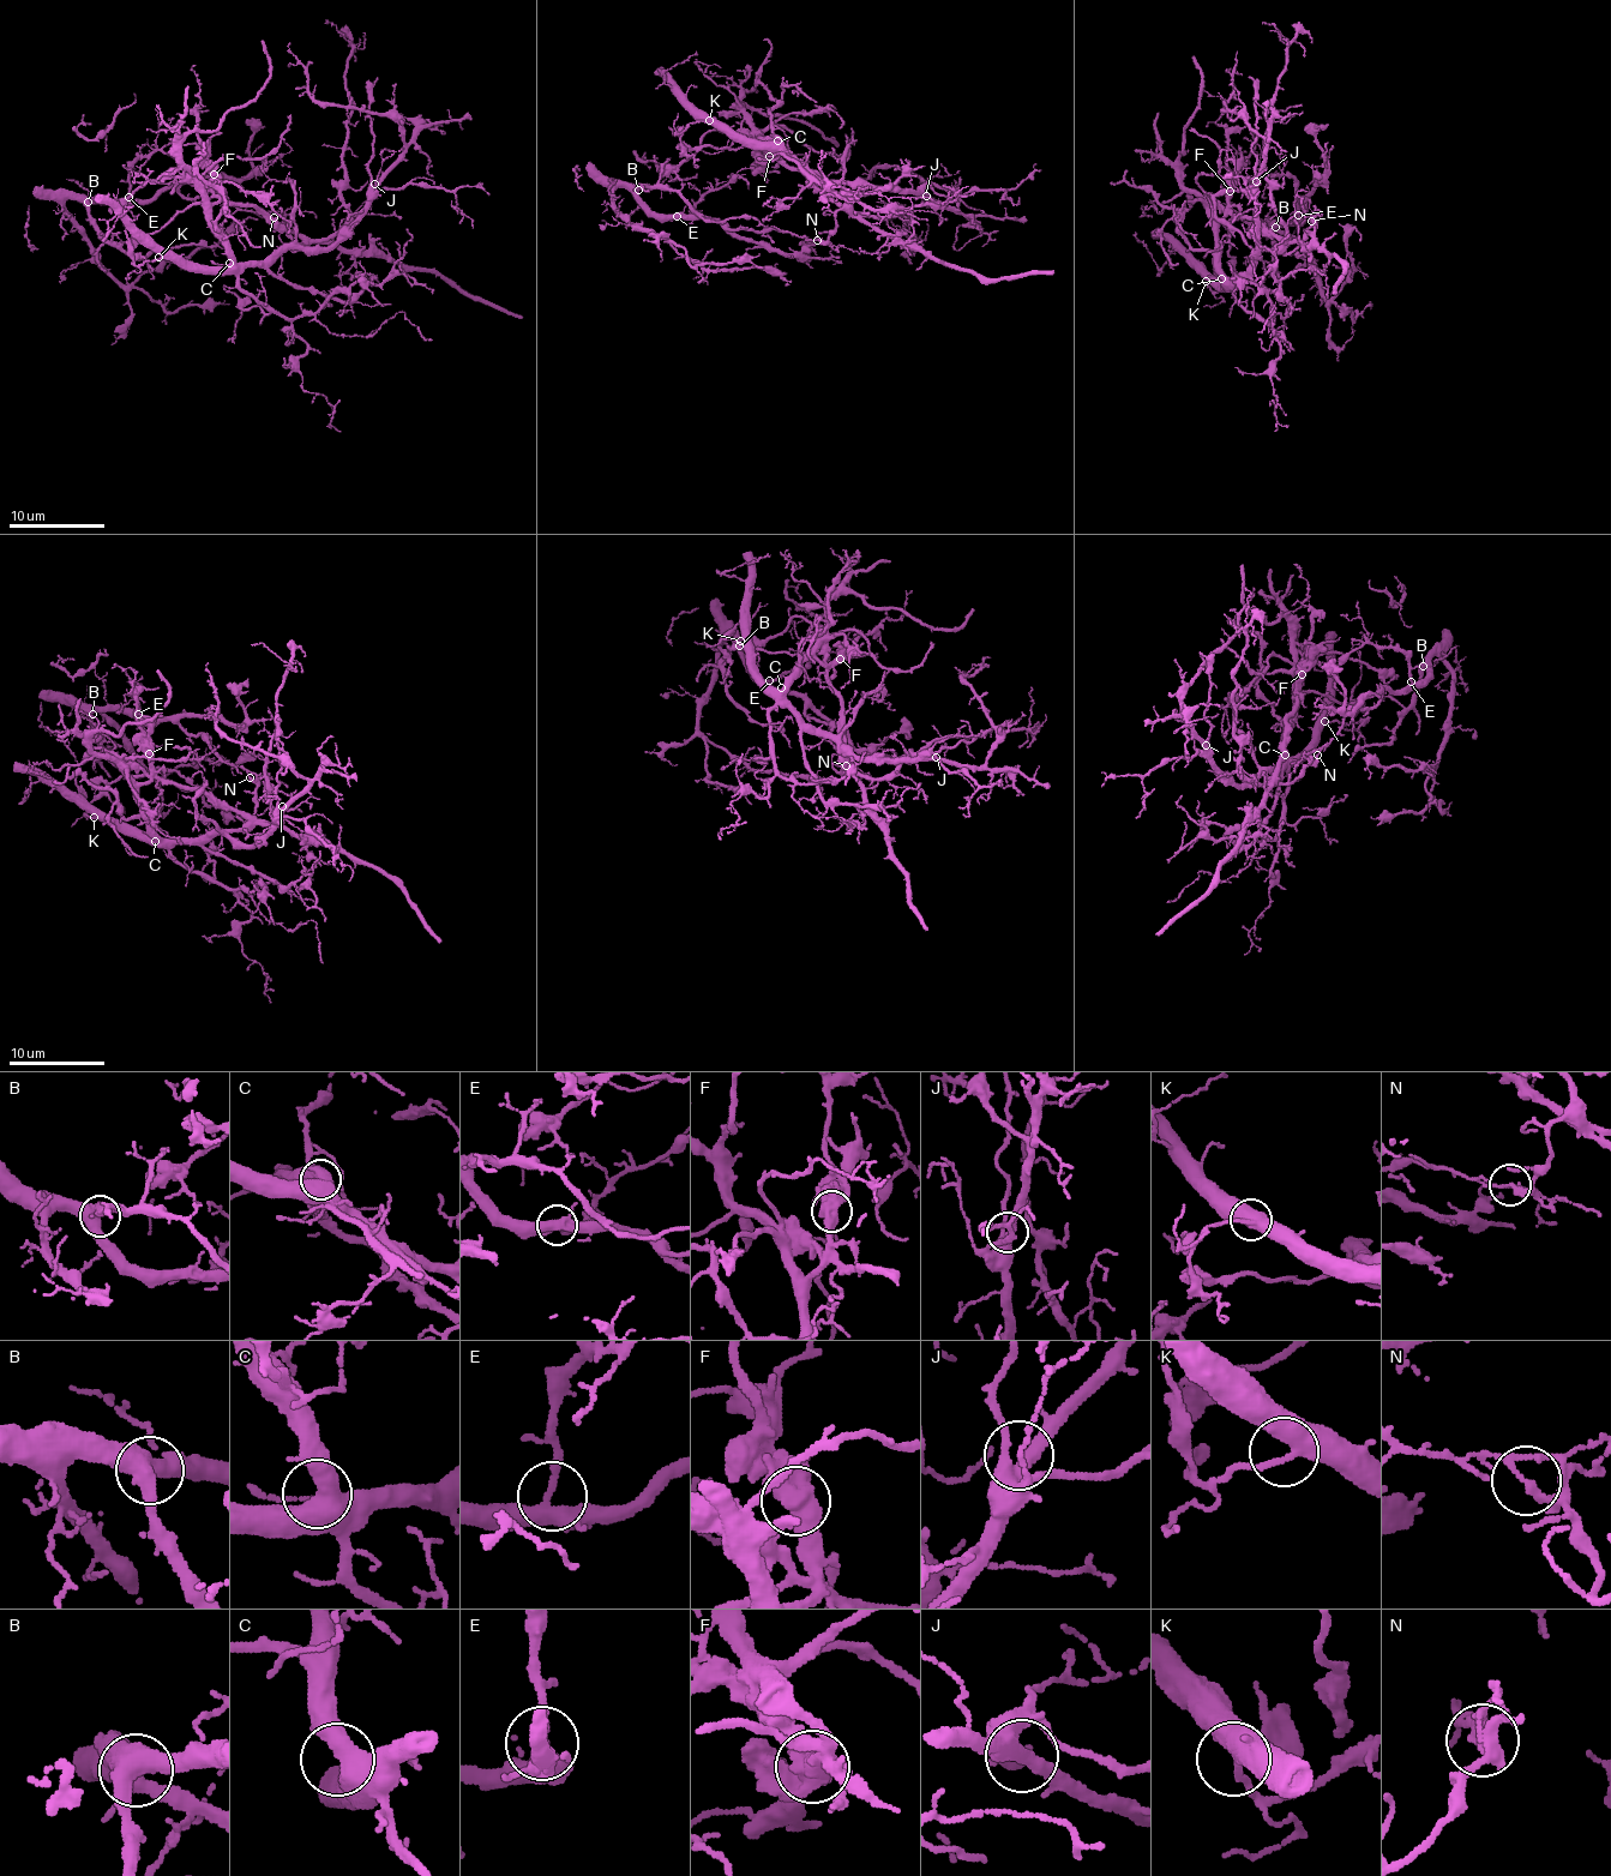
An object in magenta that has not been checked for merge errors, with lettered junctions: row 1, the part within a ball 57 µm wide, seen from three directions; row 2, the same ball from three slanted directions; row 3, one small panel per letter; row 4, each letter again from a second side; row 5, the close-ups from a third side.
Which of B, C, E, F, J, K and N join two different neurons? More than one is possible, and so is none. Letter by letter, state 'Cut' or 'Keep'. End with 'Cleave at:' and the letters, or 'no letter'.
B: Keep
C: Keep
E: Keep
F: Cut
J: Keep
K: Keep
N: Cut
Cleave at: F, N

